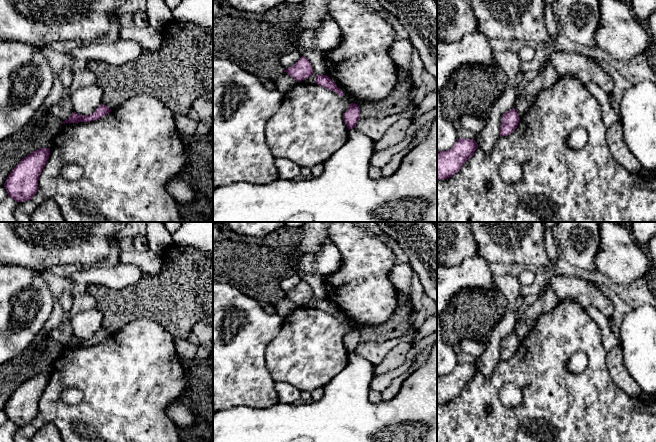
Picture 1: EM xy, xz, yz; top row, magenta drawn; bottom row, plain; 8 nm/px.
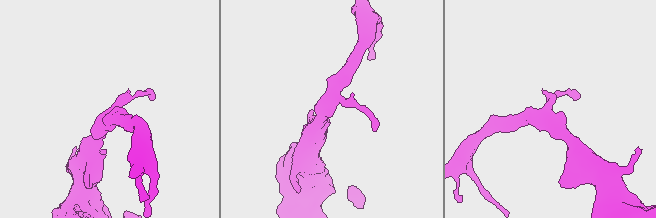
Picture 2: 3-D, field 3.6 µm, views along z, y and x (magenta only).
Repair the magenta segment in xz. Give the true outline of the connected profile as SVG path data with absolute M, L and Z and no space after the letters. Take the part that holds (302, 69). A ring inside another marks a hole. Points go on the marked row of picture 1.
M302 56L300 60L293 66L284 70L284 72L286 72L298 82L301 82L302 80L310 77L313 74L311 63L304 56Z

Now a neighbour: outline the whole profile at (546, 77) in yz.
M547 59L542 65L536 76L526 87L520 91L520 97L516 100L514 109L521 119L535 102L538 94L552 87L559 79L559 74L553 67L551 61Z

